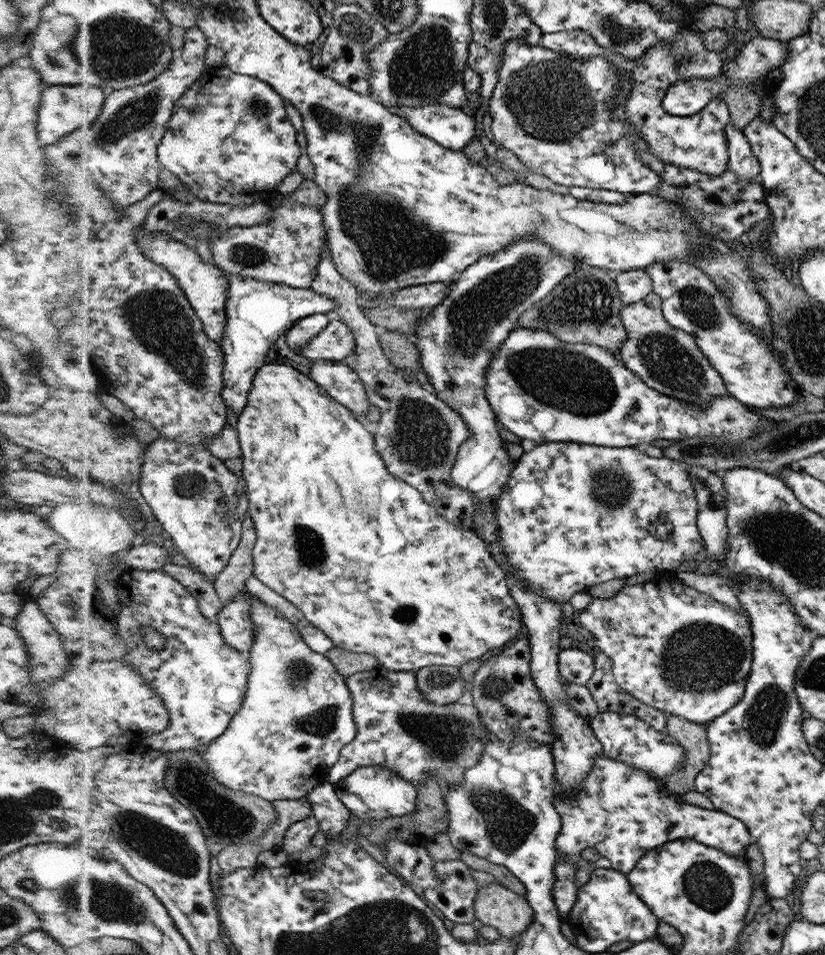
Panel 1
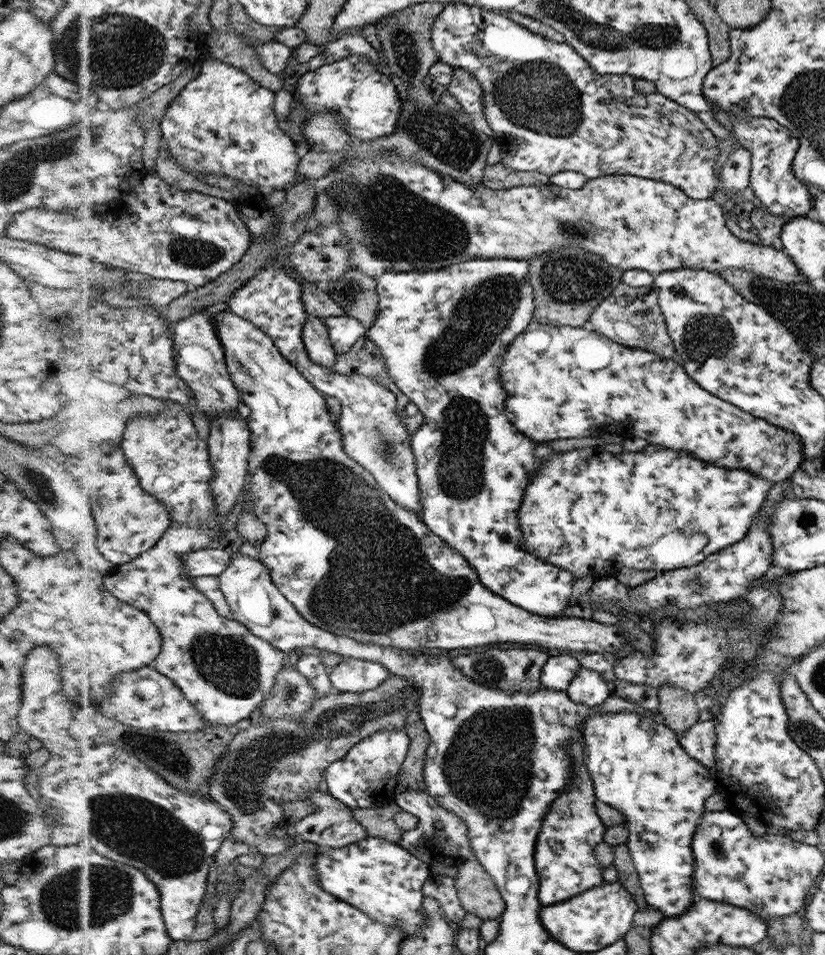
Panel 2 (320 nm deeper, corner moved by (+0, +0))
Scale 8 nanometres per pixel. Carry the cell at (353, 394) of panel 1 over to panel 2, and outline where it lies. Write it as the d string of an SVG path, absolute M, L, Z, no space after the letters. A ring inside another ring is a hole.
M310 315L310 320L308 320L306 330L304 330L304 340L307 352L311 354L311 357L322 366L332 369L338 354L331 342L325 320Z

